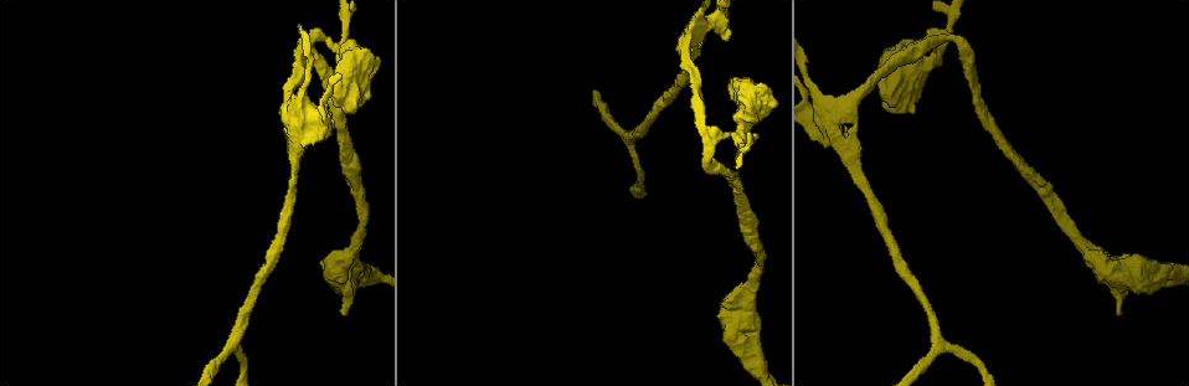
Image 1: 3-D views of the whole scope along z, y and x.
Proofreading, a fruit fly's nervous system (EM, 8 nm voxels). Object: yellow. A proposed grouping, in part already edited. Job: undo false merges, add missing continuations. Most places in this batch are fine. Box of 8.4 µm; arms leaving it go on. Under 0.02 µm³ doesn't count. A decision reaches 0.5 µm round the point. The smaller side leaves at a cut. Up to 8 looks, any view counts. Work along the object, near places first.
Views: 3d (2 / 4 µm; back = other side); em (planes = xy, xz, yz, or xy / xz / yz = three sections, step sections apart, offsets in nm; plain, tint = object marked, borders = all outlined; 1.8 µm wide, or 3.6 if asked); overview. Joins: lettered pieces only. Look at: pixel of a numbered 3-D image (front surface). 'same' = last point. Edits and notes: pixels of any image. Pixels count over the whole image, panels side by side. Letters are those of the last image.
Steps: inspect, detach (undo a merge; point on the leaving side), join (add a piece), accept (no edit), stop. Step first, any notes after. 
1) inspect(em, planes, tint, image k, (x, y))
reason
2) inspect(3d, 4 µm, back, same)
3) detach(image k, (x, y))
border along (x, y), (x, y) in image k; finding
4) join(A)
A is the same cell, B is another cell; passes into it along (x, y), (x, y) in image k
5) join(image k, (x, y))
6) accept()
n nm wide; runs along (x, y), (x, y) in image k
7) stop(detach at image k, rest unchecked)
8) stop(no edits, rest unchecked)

inspect(em, planes, borders, image 1, (715, 132))
sudden change in width

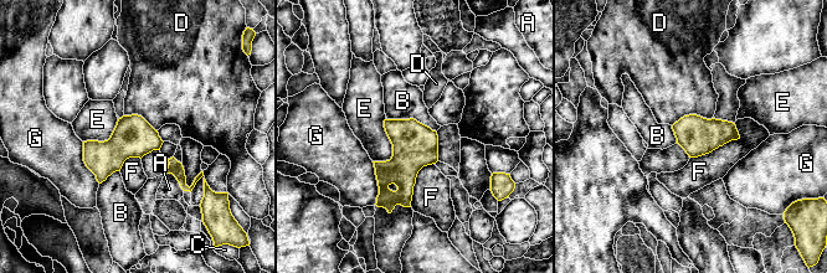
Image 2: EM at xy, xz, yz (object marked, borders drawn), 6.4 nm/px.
accept()
F touches over 380 nm; A, B, C, D, E, F and G are other cells; border along (388, 118), (415, 118), (436, 132) in image 2; all the same cell

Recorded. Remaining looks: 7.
inspect(em, planes, tint, image 1, (836, 124))
four arms meet

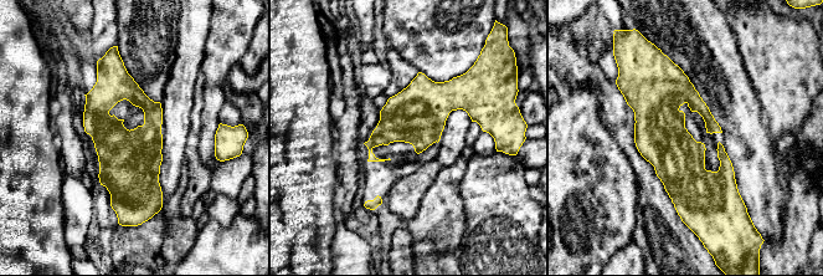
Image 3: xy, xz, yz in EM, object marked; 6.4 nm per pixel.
inspect(em, planes, borders, same)

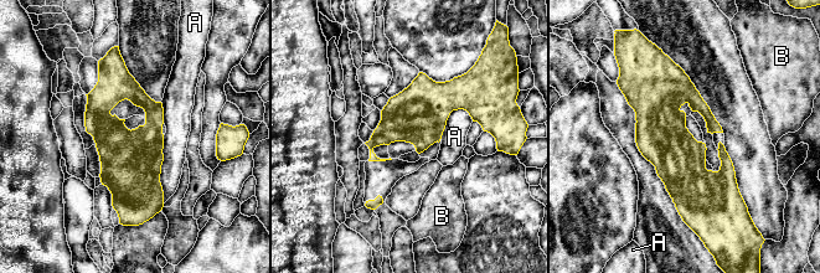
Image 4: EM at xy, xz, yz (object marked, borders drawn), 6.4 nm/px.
accept()
A and B are other cells; border along (164, 135), (160, 174), (163, 202) in image 4; continuous, no second cell

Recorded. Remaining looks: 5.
inspect(em, 3.6 µm, xz, step 4, tint, image 1, (1107, 268))
calibre changes

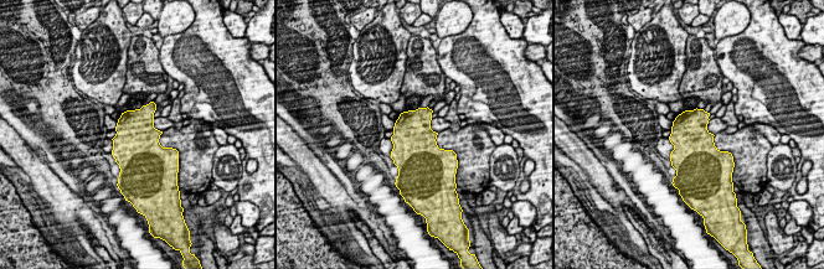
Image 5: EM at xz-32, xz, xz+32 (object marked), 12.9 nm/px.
inspect(em, 3.6 µm, yz, step 16, tint, same)

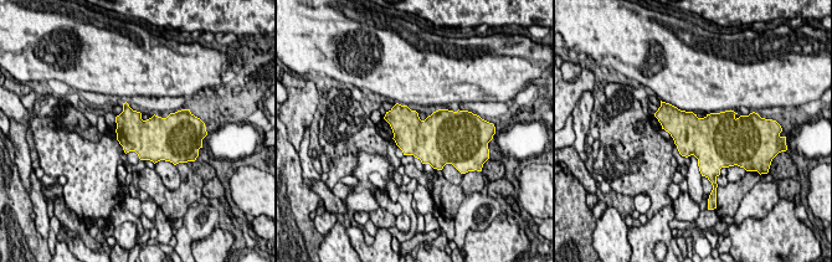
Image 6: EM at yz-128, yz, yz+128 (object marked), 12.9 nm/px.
inspect(em, 3.6 µm, yz, step 16, borders, same)

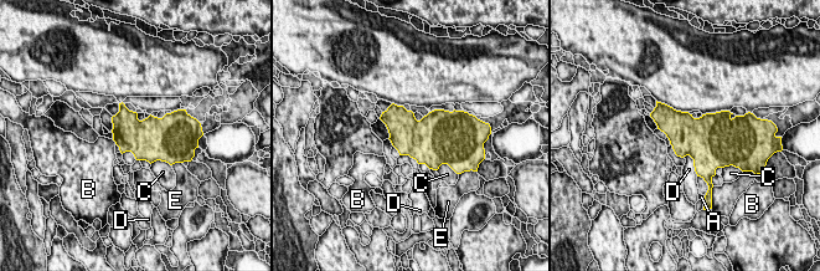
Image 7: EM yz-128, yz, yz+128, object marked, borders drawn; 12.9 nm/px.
accept()
460 nm wide; A, B, C, D and E are other cells; border along (684, 156), (692, 159), (697, 174) in image 7; continuous, no second cell

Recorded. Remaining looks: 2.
stop(no edits, rest unchecked)

